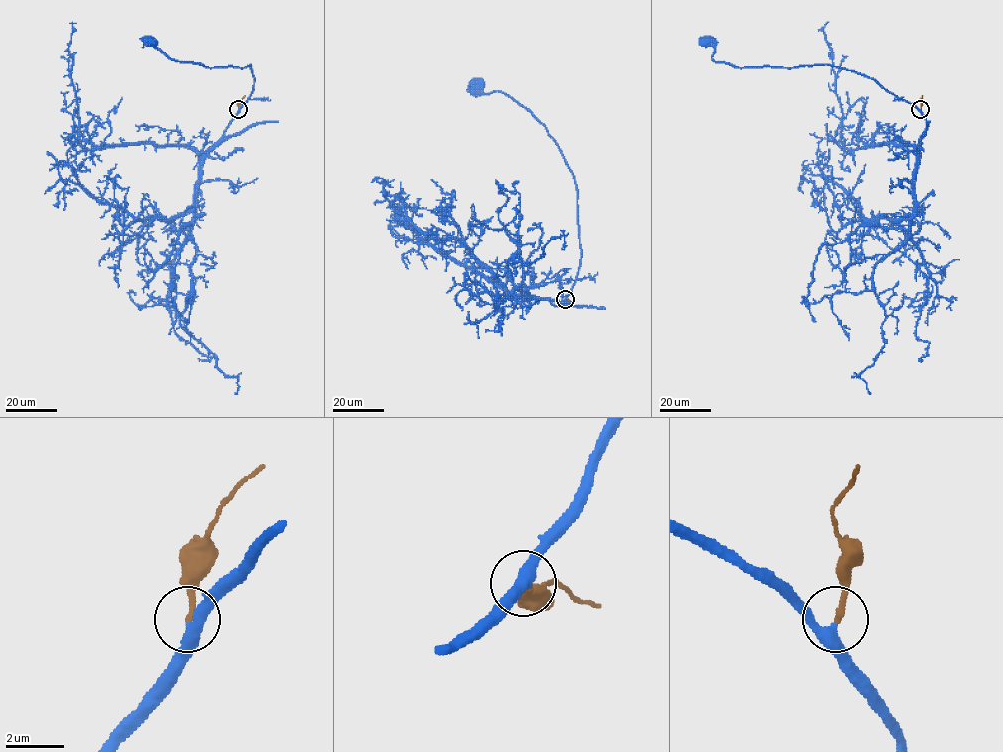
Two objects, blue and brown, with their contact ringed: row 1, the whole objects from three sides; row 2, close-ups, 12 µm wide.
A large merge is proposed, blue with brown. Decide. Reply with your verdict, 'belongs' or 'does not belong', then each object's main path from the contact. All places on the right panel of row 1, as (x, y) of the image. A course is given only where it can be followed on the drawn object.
belongs; course blue (921, 110), (926, 128), (908, 237), (872, 275), (885, 317), (884, 346), (856, 376), (869, 393); course brown (921, 109), (922, 96)

